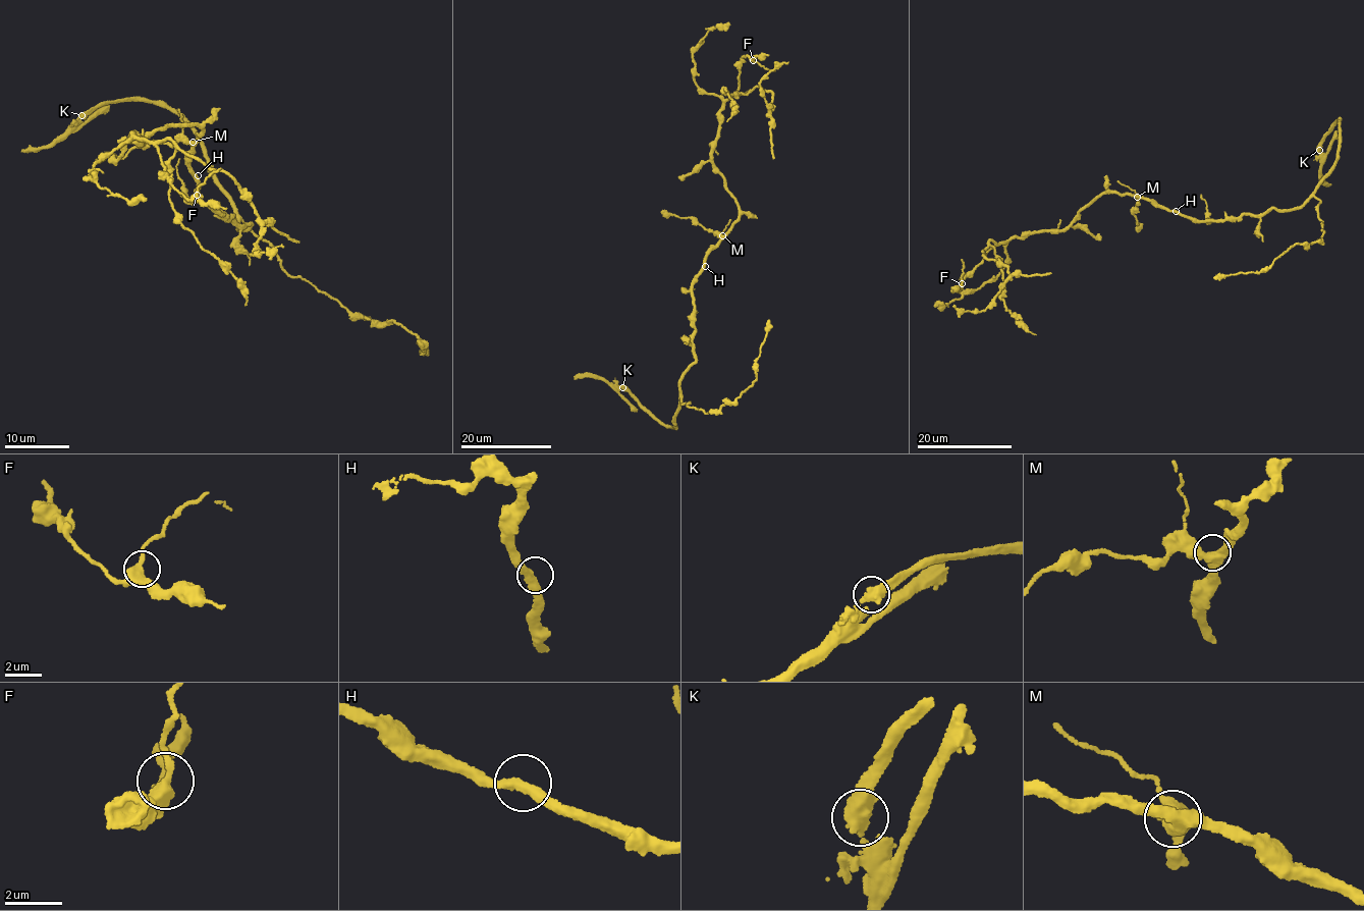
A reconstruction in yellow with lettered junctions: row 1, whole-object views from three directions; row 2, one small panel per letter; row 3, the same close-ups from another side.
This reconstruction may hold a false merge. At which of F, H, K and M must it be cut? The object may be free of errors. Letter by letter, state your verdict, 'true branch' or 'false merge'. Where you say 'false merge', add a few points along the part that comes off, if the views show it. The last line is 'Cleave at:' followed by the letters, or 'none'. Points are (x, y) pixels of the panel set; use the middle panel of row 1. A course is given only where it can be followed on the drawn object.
F: true branch
H: true branch
K: false merge; course (622, 387), (611, 386), (593, 376), (575, 377)
M: true branch
Cleave at: K

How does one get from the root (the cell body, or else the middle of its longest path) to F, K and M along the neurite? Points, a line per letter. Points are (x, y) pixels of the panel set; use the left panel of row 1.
F: (195, 177), (187, 161), (202, 129), (166, 125), (142, 144), (129, 132), (152, 142), (179, 191), (197, 195)
K: (195, 177), (199, 199), (251, 225), (236, 225), (201, 138), (175, 113), (119, 99), (82, 115)
M: (195, 177), (188, 169), (187, 161), (193, 142)

